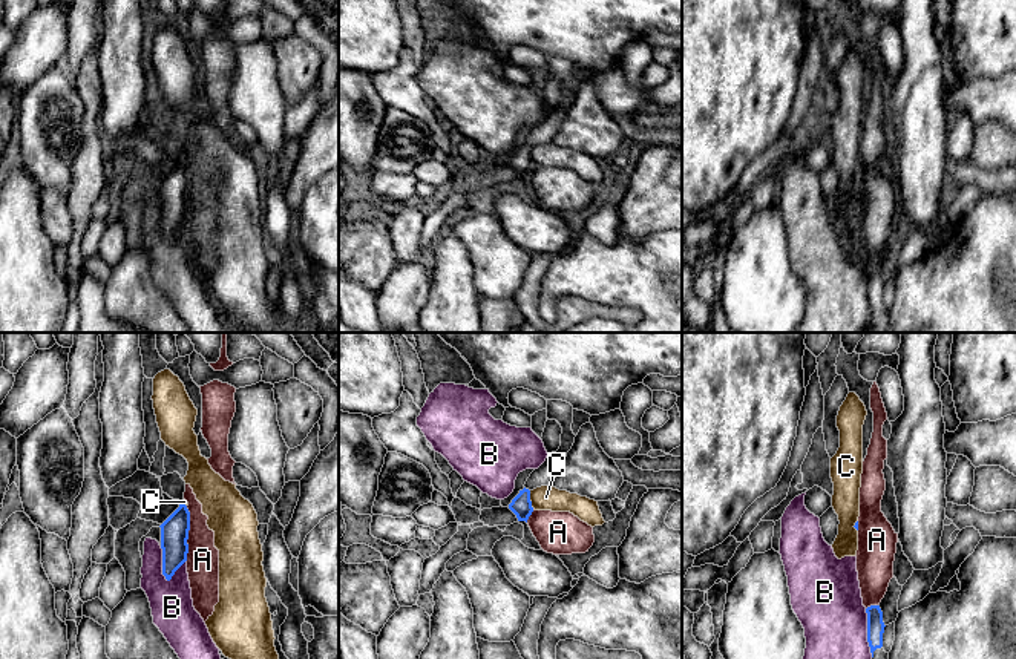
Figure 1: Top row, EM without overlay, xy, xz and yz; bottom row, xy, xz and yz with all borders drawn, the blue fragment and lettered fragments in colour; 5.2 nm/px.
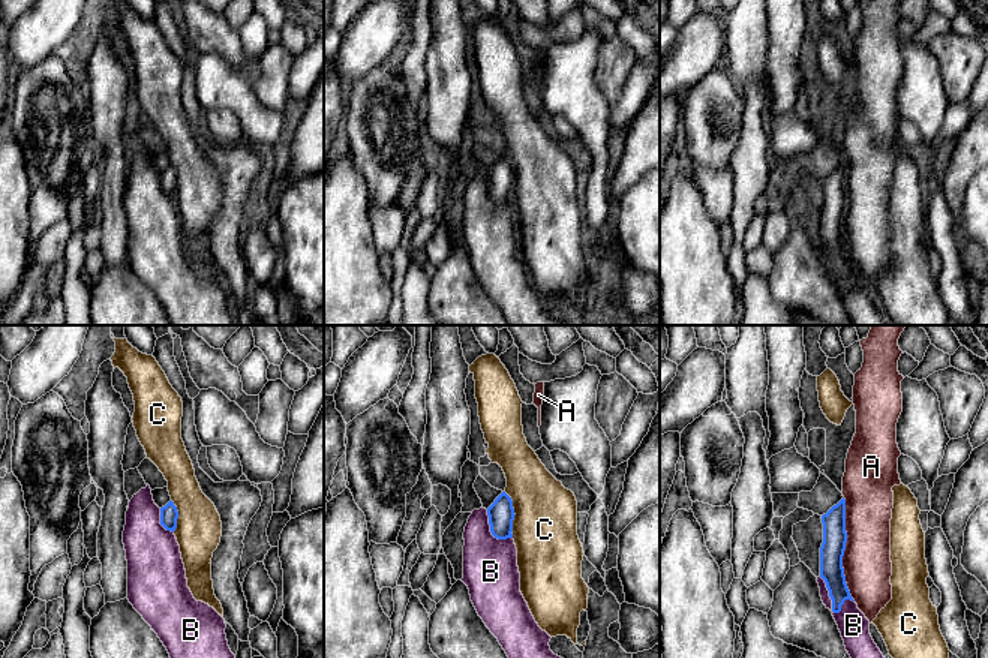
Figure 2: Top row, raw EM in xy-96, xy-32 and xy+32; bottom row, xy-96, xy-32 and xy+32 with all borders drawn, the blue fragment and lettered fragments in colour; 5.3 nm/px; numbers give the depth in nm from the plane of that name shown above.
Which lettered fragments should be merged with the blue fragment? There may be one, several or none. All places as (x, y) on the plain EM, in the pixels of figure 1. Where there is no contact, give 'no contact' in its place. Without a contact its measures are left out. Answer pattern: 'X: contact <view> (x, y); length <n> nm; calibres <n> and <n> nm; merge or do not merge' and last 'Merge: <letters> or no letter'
A: contact xy (187, 190); length 280 nm; calibres 140 and 180 nm; do not merge
B: contact xy (163, 221); length 200 nm; calibres 140 and 220 nm; do not merge
C: contact xz (529, 157); length 100 nm; calibres 110 and 130 nm; do not merge
Merge: no letter

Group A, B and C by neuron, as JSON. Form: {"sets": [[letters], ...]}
{"sets": [["A"], ["B"], ["C"]]}

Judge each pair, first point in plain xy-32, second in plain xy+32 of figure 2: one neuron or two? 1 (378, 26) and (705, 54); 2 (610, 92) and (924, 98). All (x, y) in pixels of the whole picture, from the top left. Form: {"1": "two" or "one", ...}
{"1": "one", "2": "two"}

